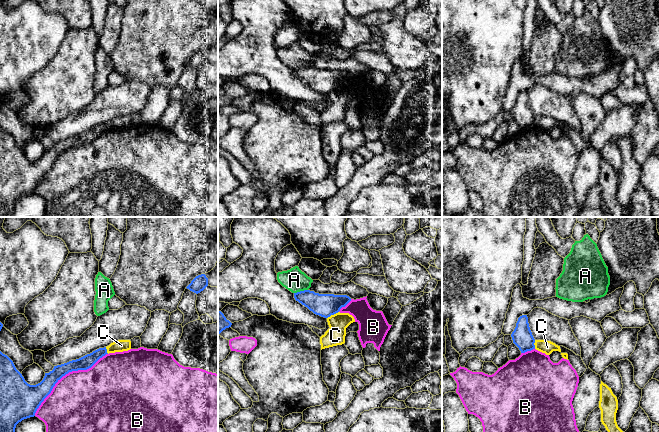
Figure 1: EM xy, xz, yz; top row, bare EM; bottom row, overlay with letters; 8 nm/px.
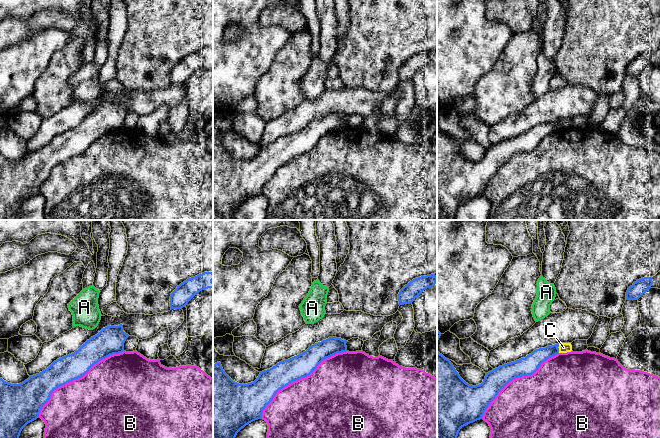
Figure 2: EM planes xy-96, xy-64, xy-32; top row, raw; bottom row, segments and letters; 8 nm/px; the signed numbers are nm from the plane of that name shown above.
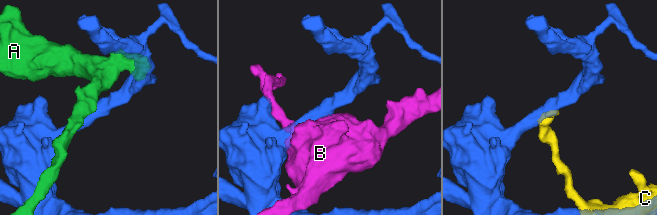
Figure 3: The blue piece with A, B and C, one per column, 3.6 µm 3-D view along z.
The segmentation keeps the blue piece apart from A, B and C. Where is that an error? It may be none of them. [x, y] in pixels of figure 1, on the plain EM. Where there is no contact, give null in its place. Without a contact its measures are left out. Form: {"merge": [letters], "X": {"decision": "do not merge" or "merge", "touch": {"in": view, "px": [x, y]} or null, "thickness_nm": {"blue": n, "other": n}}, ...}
{"merge": [], "A": {"decision": "do not merge", "touch": {"in": "xz", "px": [300, 67]}, "thickness_nm": {"blue": 190, "other": 180}}, "B": {"decision": "do not merge", "touch": {"in": "xy", "px": [65, 150]}, "thickness_nm": {"blue": 140, "other": 480}}, "C": {"decision": "do not merge", "touch": {"in": "xz", "px": [332, 90]}, "thickness_nm": {"blue": 190, "other": 160}}}

